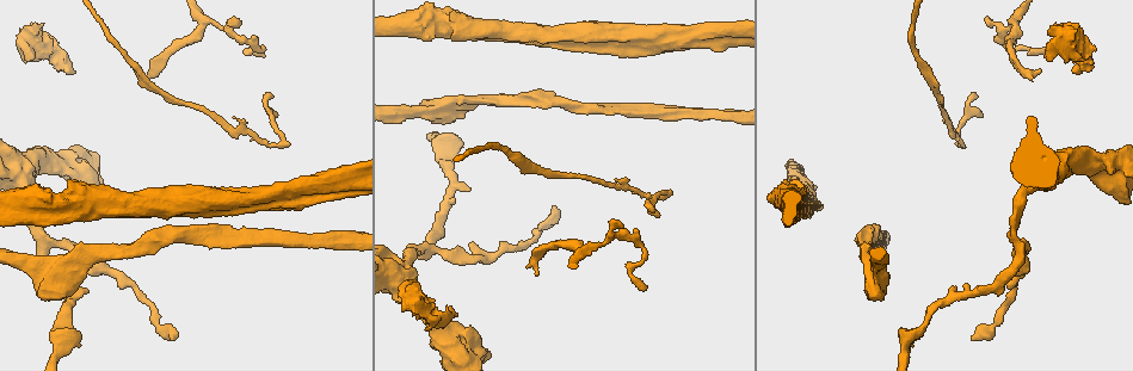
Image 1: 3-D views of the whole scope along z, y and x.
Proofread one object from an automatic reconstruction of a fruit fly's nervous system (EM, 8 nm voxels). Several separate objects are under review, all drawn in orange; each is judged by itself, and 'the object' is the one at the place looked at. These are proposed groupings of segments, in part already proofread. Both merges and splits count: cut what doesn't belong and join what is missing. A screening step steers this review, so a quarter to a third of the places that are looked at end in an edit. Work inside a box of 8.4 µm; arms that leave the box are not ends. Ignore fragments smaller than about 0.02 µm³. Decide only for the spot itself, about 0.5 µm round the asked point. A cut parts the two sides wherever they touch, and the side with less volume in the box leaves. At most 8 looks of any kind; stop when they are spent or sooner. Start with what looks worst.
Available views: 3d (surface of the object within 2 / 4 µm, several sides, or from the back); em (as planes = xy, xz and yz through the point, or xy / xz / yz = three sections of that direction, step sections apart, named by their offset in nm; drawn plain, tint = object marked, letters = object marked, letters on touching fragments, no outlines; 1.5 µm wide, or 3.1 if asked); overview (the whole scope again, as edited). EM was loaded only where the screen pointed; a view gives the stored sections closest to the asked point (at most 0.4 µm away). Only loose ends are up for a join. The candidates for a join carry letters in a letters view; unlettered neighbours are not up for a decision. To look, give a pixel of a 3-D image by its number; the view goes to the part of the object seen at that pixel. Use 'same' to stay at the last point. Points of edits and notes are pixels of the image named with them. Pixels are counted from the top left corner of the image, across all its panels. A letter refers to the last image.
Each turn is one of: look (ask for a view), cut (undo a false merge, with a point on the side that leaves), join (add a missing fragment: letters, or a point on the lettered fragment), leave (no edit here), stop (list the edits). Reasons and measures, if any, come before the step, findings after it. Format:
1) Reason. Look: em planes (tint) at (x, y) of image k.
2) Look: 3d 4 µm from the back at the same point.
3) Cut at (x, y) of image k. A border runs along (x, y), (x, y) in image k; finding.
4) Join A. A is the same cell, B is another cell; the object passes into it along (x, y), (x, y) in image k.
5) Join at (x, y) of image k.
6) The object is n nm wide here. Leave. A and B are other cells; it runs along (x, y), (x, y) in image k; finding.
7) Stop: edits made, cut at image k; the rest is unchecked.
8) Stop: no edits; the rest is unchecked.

Look: 3d 2 µm from the back at (977, 95) of image 1.

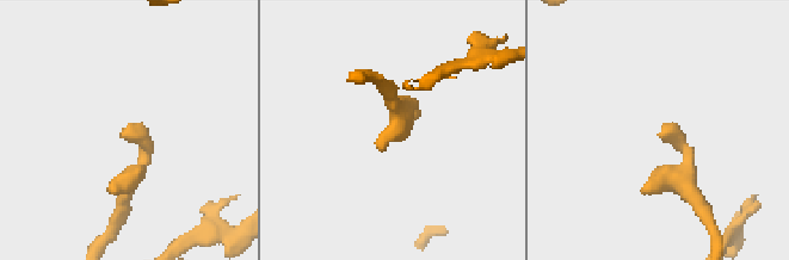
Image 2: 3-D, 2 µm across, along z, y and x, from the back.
Shape alone is not enough. Look: em planes (tint) at (665, 129) of image 2.

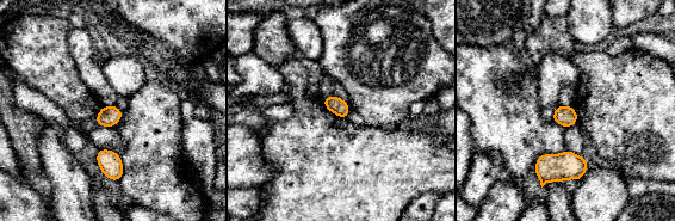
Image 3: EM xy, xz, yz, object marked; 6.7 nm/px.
See the neighbours. Look: em planes (letters) at the same point.

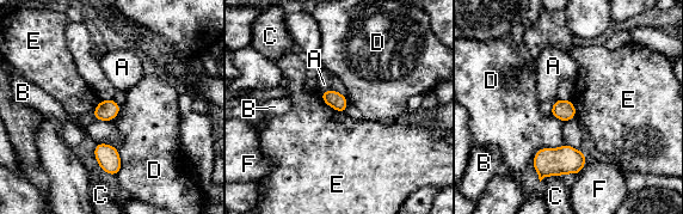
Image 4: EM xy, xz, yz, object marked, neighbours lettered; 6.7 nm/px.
The object is 110 nm wide here. Leave. A, B, C, D, E and F are other cells; a border runs along (319, 95), (327, 104), (344, 112) in image 4; no lettered fragment goes on from it.

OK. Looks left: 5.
Arms part here. Look: 3d 4 µm at (259, 196) of image 1.

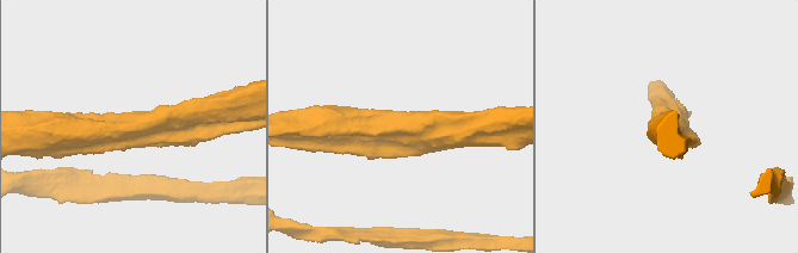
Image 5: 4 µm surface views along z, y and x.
Look: em 3.1 µm planes (letters) at (135, 128) of image 5.

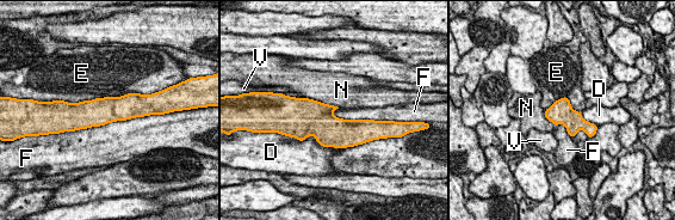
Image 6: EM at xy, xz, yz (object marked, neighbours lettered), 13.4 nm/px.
The object is 200 nm wide here. Leave. D, E, F, N and V are other cells; a border runs along (146, 115), (67, 132) in image 6; one neuron here.

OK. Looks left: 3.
A fork. Look: 3d 2 µm at (64, 276) of image 1.

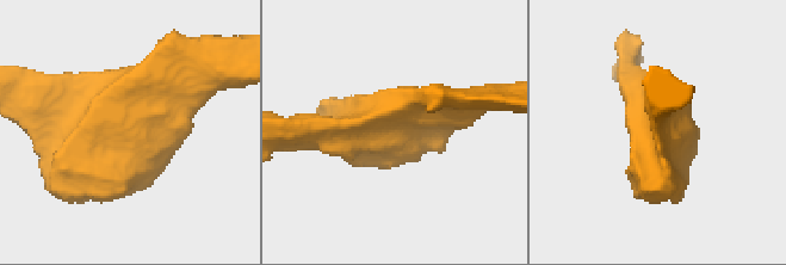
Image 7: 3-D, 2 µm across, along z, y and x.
Look: em planes (letters) at (128, 132) of image 7.

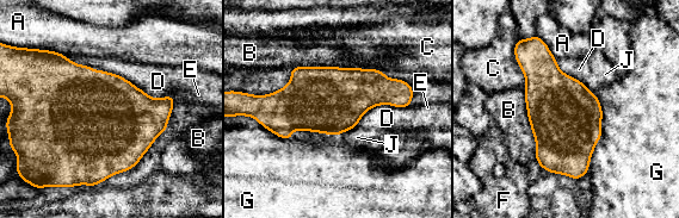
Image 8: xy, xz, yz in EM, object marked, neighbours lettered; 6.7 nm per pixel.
The object is 420 nm wide here. Leave. A, B, C, D, E, F, G and J are other cells; a border runs along (355, 126), (332, 136) in image 8; one neuron here.

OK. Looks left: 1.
Stop: no edits; the rest is unchecked.

